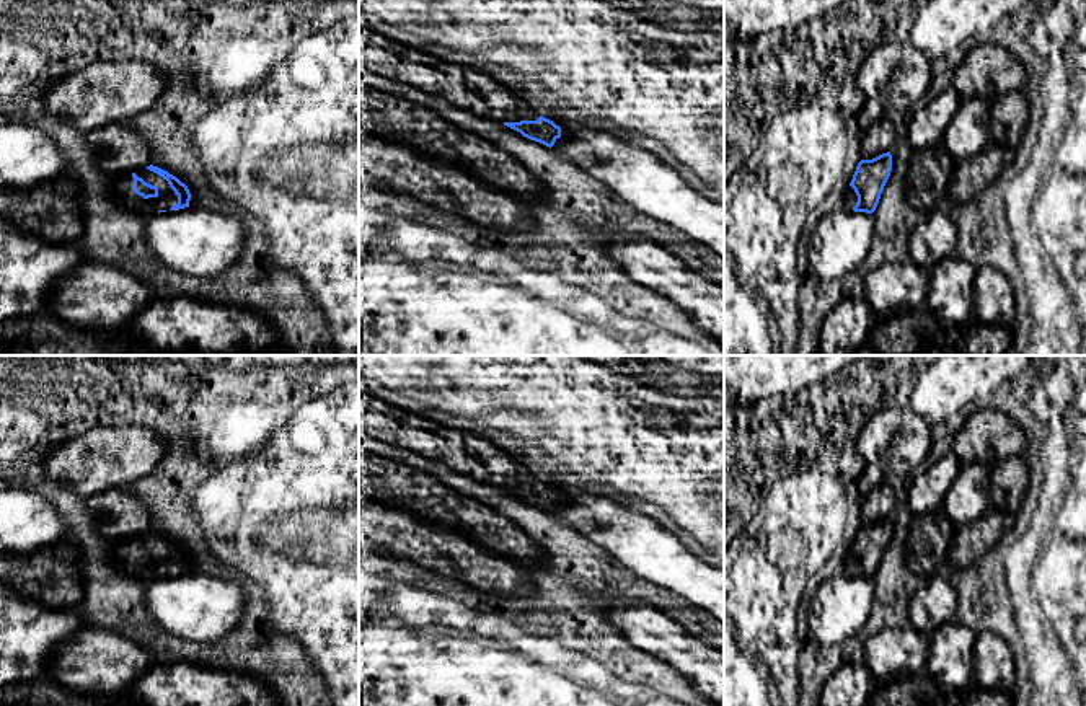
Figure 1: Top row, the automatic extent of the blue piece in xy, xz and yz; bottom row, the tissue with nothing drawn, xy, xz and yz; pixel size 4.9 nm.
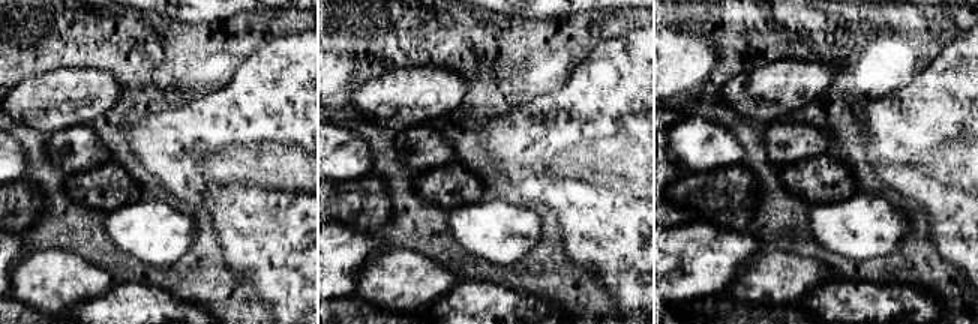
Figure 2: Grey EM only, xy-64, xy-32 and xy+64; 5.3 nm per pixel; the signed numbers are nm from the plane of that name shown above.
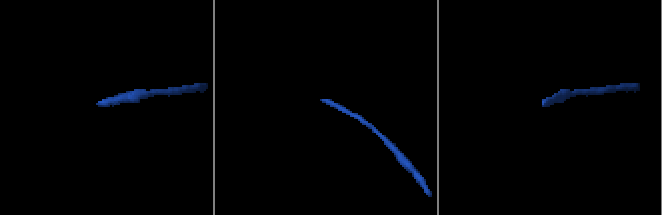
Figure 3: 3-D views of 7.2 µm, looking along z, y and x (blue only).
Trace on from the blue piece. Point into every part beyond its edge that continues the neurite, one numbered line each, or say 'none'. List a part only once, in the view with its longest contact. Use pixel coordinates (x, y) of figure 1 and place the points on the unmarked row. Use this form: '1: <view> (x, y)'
1: xy (167, 563)

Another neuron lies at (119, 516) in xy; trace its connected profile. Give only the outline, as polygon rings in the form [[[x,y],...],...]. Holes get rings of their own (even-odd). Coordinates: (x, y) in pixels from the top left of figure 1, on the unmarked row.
[[[111,489],[88,497],[96,532],[114,543],[124,543],[152,530],[147,505],[129,489]]]

